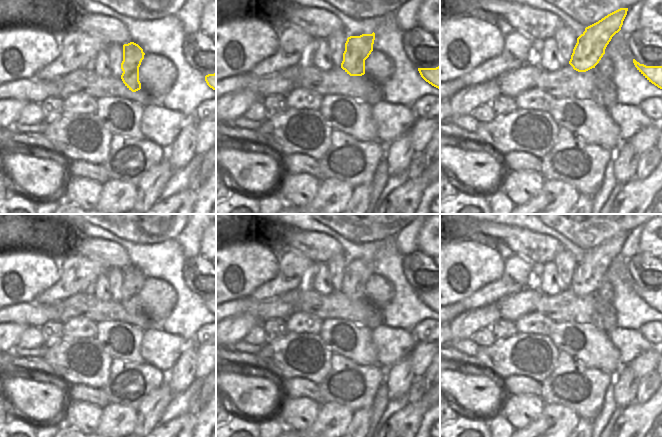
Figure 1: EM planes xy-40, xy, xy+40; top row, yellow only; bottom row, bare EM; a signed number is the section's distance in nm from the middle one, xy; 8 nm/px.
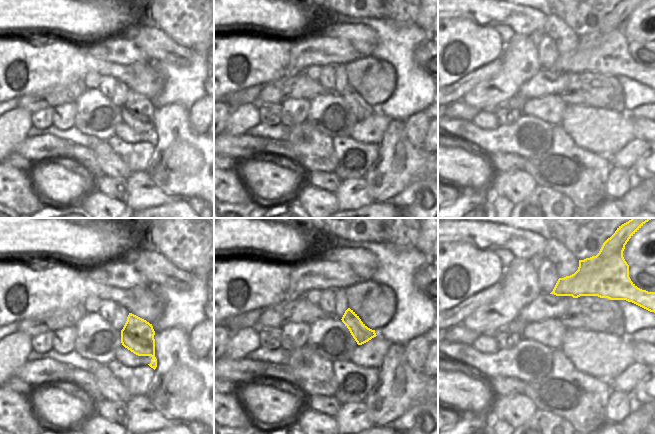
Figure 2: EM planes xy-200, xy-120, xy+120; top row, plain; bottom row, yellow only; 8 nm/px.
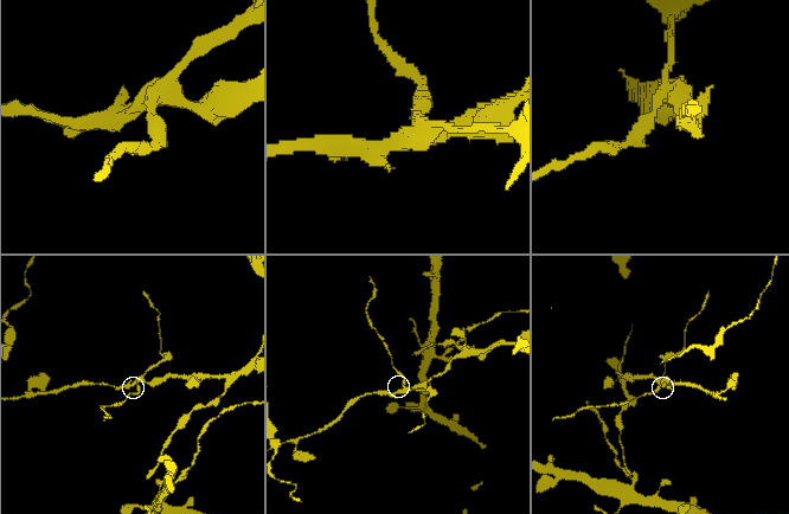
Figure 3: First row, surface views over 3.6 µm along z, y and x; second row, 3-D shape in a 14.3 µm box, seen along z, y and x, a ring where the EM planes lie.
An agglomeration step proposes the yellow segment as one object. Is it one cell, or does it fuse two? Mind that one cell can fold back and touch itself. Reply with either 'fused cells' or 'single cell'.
fused cells

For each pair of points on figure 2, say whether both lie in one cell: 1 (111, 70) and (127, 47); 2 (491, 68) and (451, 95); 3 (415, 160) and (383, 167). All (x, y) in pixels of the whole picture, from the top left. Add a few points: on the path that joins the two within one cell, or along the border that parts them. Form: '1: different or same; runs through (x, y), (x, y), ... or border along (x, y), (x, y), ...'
1: different; border along (93, 57), (118, 63), (139, 63)
2: same; runs through (481, 74), (461, 87)
3: same; runs through (407, 167), (403, 170), (401, 168), (391, 168)

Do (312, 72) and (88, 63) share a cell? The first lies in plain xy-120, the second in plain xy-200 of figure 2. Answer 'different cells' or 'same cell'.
different cells

